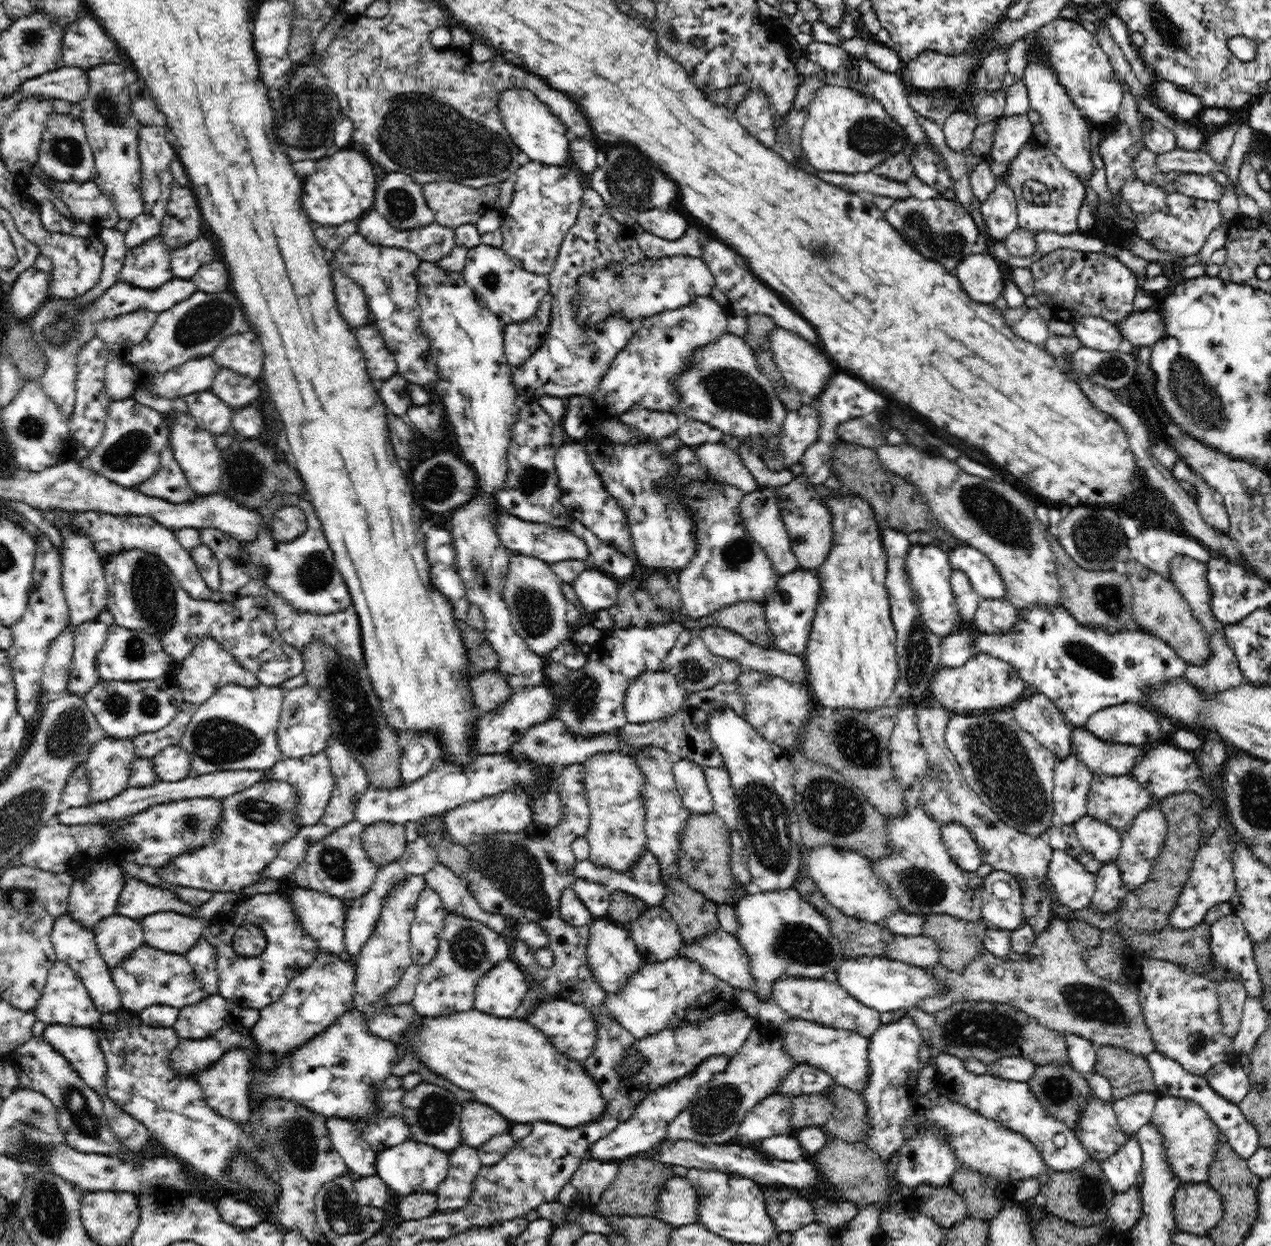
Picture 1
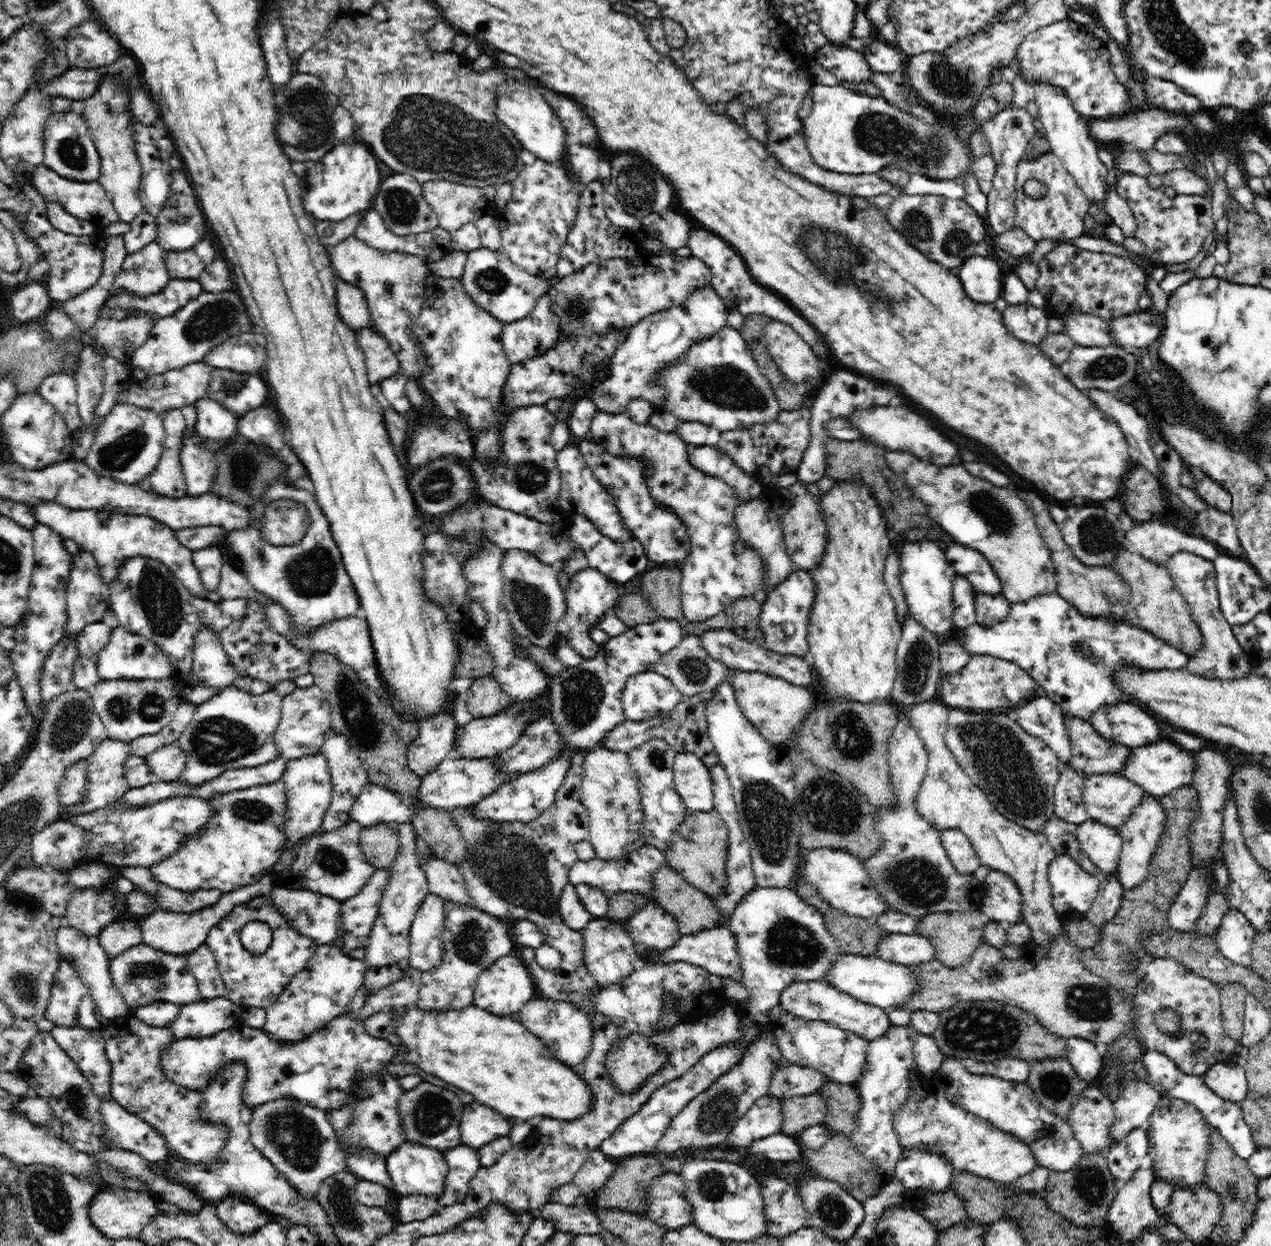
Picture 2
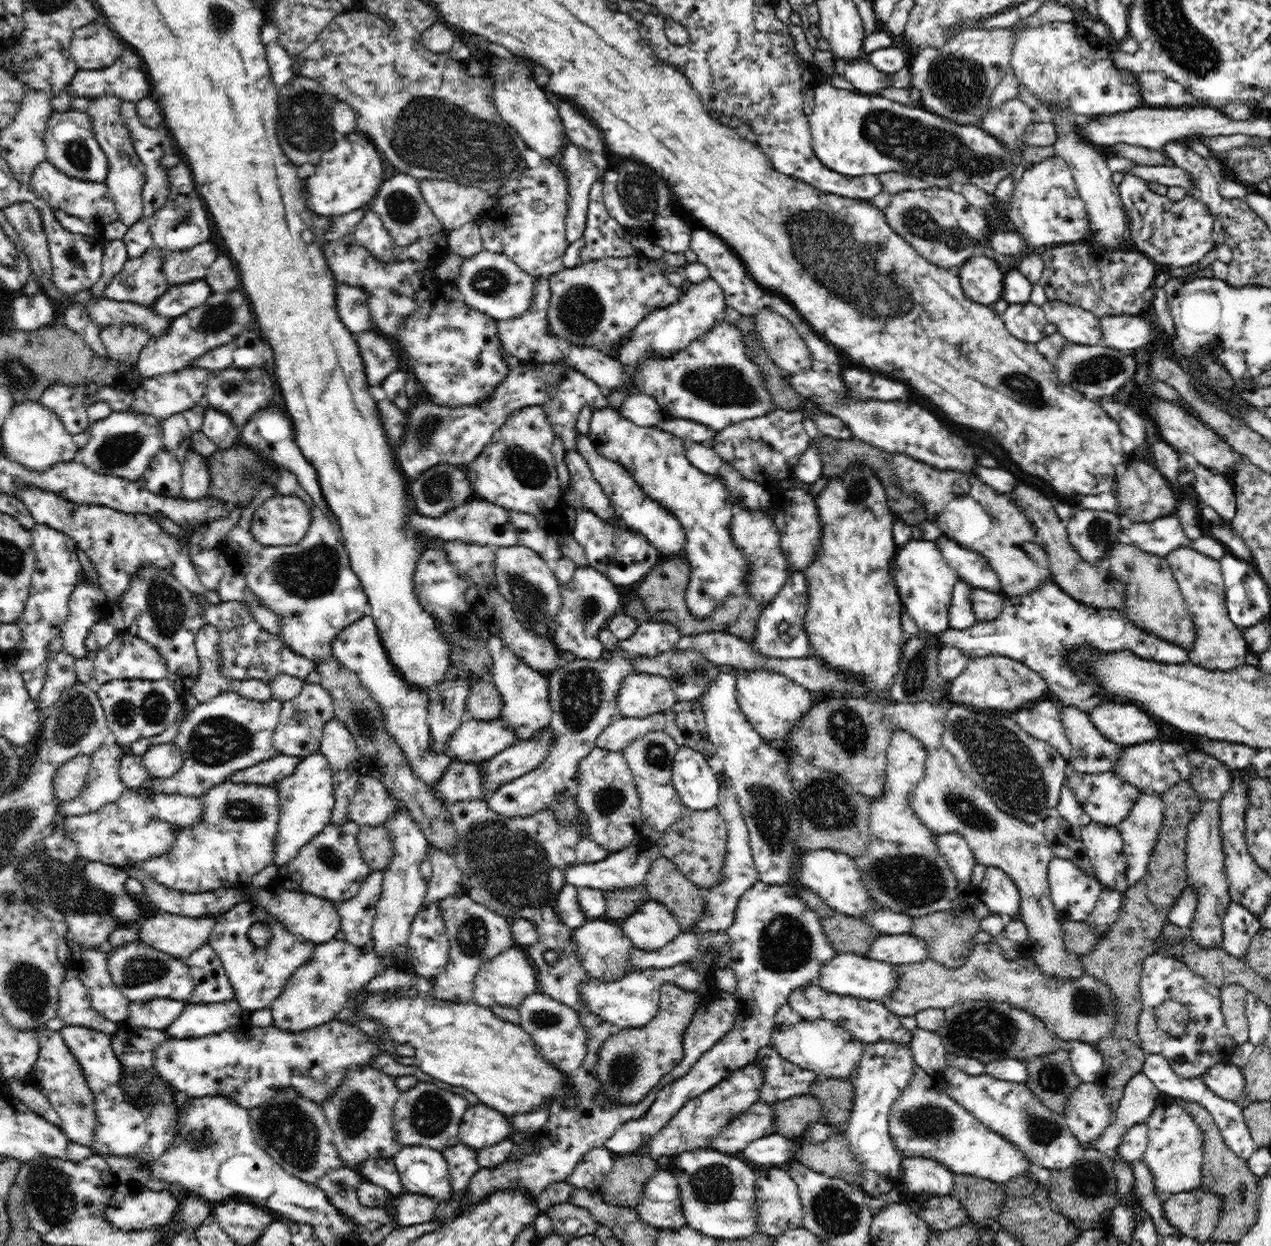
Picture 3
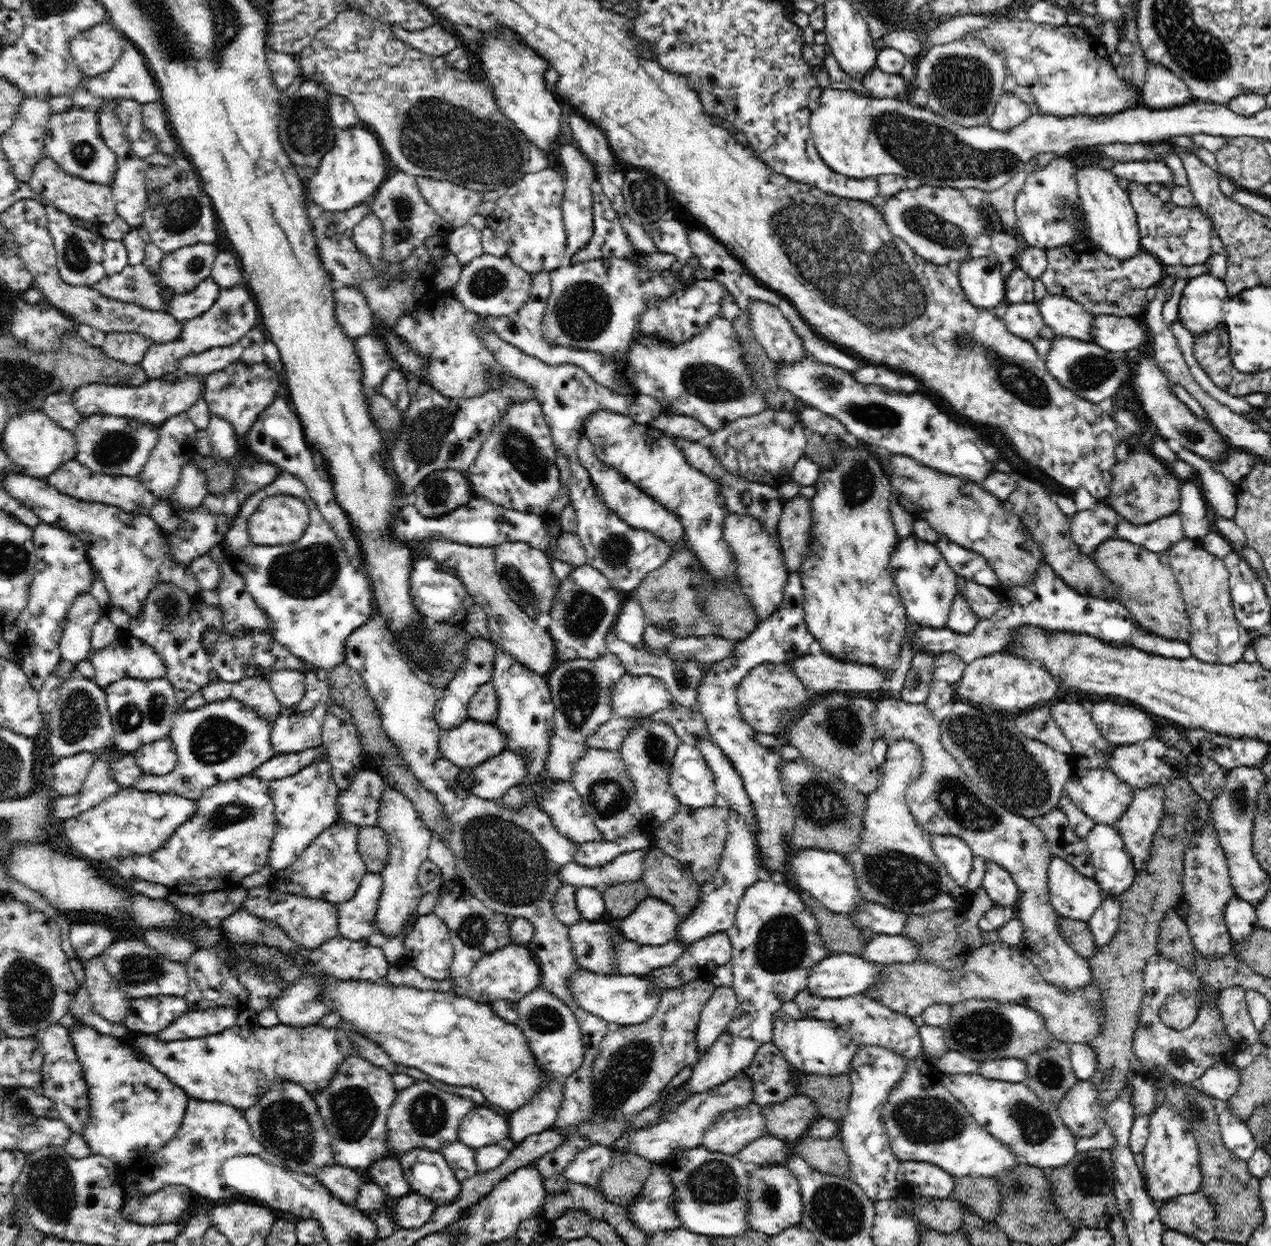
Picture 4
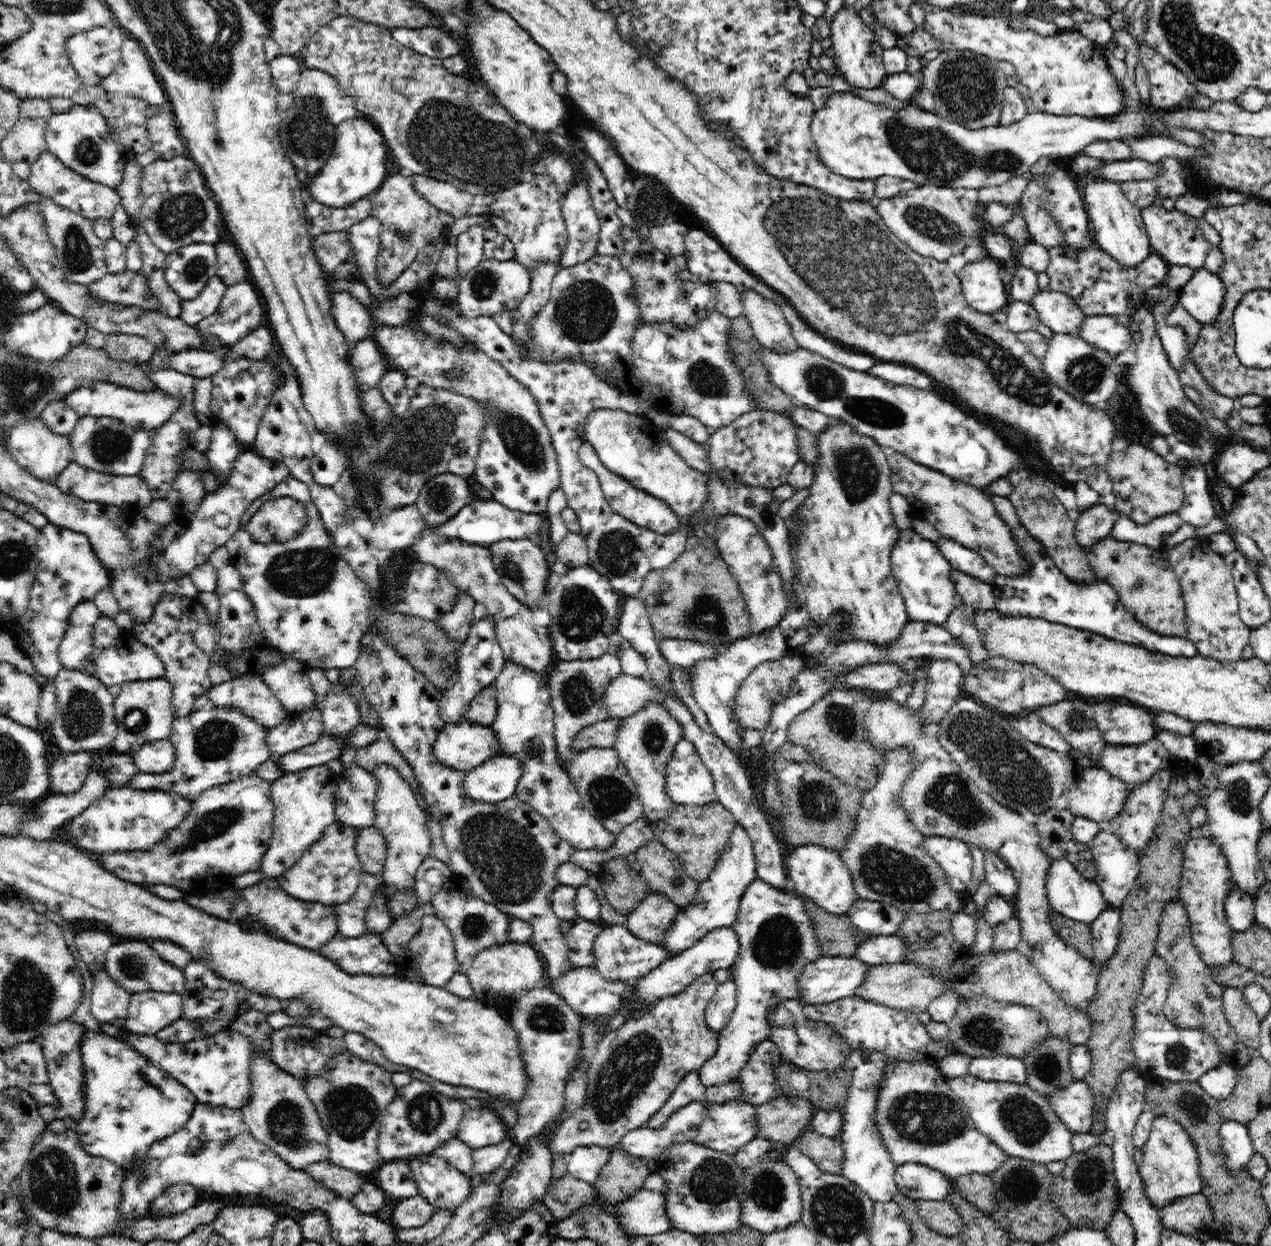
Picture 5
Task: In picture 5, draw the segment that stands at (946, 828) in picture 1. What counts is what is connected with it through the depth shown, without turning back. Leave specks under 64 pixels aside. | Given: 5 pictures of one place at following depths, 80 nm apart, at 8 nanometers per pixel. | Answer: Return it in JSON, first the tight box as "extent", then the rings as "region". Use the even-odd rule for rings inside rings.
{"extent":[922,837,973,894],"region":[[[926,837],[922,842],[926,853],[942,868],[948,885],[964,894],[972,877],[973,857],[969,846],[956,838]]]}

